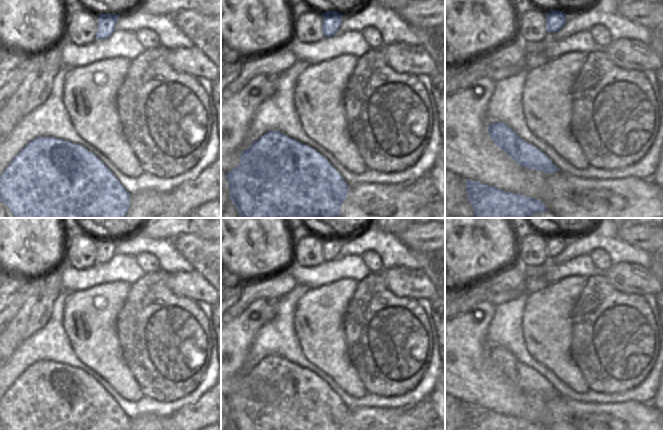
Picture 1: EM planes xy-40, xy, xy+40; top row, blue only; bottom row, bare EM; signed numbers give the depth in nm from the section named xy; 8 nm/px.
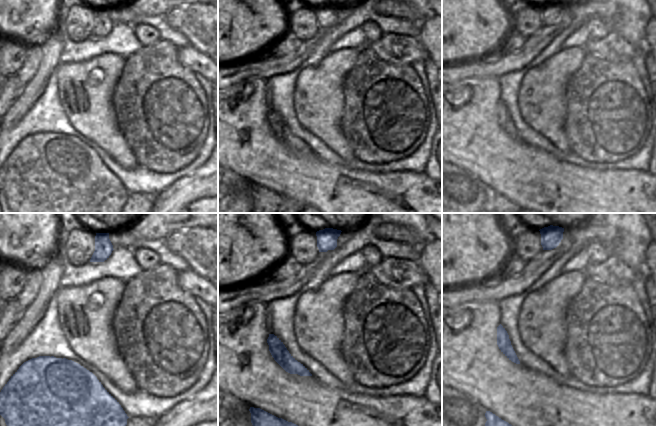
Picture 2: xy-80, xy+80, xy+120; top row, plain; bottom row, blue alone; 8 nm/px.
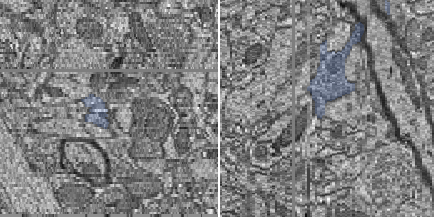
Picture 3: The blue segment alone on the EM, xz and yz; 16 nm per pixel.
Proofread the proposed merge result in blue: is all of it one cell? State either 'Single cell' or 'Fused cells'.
Fused cells

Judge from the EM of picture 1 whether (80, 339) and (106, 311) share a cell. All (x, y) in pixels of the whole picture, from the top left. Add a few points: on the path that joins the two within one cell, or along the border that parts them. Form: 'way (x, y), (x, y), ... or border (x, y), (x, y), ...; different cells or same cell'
way (89, 337), (91, 335), (91, 326), (97, 320); same cell

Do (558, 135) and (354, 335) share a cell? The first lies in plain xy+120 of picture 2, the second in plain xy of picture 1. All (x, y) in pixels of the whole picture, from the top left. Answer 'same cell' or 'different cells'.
different cells

